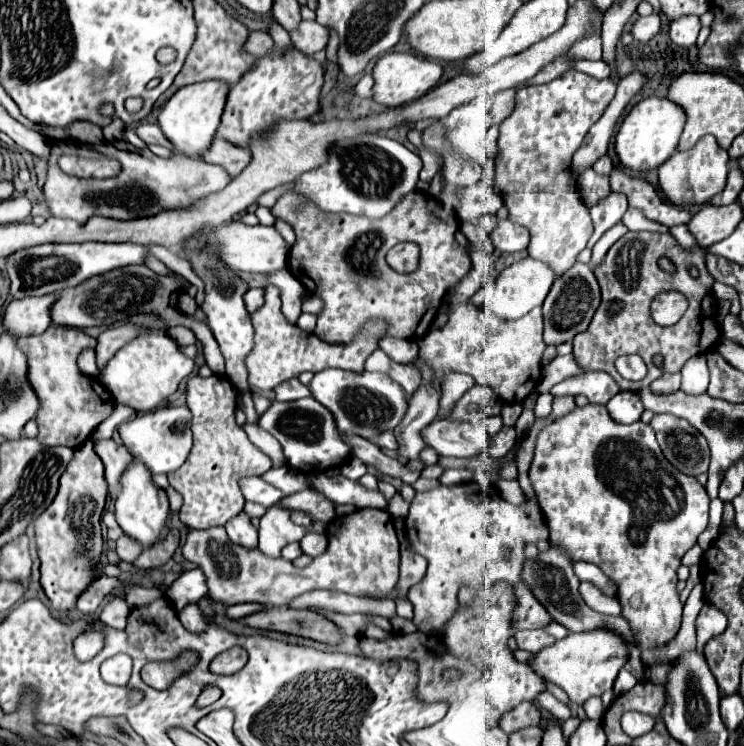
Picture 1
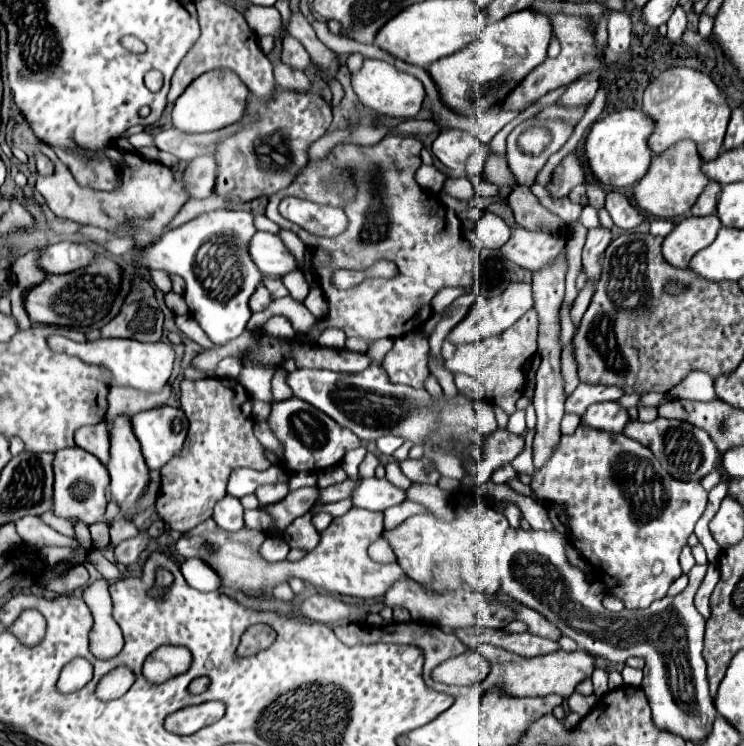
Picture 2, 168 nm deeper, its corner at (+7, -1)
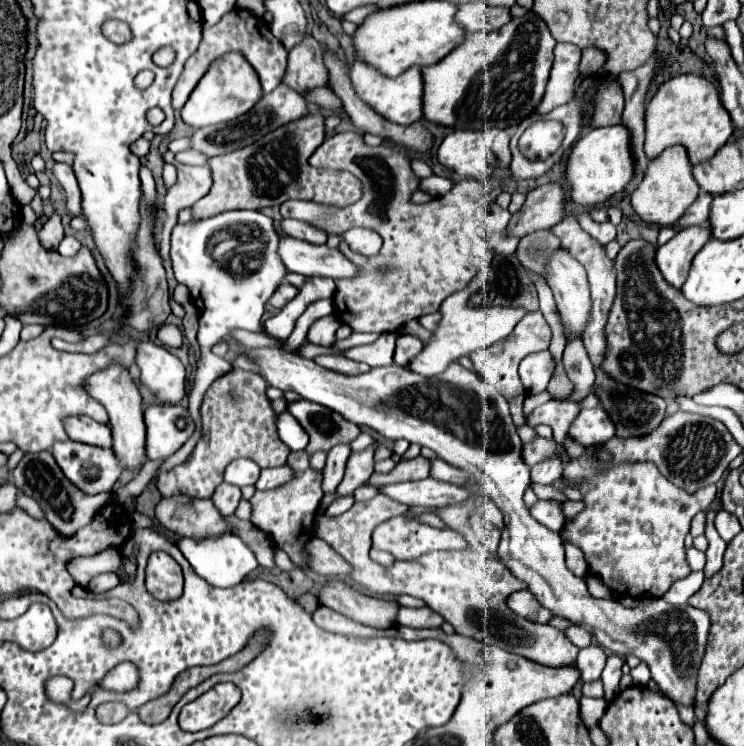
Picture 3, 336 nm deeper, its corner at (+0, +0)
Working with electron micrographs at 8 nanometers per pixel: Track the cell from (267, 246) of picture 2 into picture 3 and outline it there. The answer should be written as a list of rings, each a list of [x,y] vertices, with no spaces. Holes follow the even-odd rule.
[[[291,236],[279,238],[279,258],[289,272],[303,276],[327,276],[327,278],[347,278],[355,276],[355,266],[337,250],[329,246],[309,244]]]

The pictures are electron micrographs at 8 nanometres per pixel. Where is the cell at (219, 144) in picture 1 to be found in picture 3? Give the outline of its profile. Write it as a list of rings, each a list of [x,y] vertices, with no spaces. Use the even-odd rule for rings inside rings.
[[[177,164],[177,182],[171,186],[171,190],[165,196],[165,218],[161,231],[161,258],[165,262],[170,260],[171,233],[177,226],[177,214],[183,208],[191,208],[197,200],[209,194],[213,178],[211,178],[211,168],[205,166],[187,166],[187,164]]]

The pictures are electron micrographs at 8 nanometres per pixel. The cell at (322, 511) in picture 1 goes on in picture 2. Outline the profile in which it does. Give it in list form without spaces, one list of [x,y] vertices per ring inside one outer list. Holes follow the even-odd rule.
[[[346,479],[338,485],[320,489],[320,499],[324,503],[334,503],[334,501],[340,501],[340,499],[348,499],[352,495],[352,487],[356,487],[356,479]]]

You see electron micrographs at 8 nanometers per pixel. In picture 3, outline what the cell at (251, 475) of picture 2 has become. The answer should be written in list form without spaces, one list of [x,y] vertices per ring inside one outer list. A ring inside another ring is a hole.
[[[241,458],[241,460],[231,462],[231,466],[227,466],[225,482],[233,484],[233,486],[239,486],[239,488],[253,486],[259,478],[259,472],[261,472],[261,468],[255,462],[251,462],[247,458]]]

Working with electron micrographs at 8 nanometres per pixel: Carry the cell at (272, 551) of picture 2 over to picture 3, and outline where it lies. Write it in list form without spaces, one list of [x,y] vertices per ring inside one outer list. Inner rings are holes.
[[[227,536],[227,538],[215,538],[215,542],[191,542],[189,538],[181,538],[177,542],[183,556],[189,560],[193,570],[211,586],[215,588],[233,588],[243,582],[243,578],[253,572],[259,564],[255,558],[255,552],[239,538],[239,536]]]

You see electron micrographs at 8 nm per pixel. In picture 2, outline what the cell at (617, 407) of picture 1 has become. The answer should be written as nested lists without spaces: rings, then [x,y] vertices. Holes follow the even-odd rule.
[[[614,401],[606,403],[596,403],[588,407],[588,411],[580,417],[582,425],[588,425],[598,431],[608,431],[608,433],[620,433],[624,425],[628,423],[628,413],[624,407],[620,407]]]

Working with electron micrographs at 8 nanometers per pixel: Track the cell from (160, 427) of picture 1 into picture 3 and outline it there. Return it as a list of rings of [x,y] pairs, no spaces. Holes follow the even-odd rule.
[[[153,404],[145,410],[147,458],[165,460],[175,454],[195,432],[189,410],[181,404]],[[181,418],[181,428],[177,420]]]

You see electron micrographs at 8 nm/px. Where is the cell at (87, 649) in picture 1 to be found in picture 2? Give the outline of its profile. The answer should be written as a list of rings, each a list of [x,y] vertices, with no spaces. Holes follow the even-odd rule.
[[[72,659],[64,669],[60,683],[88,683],[92,679],[92,665],[86,659]]]

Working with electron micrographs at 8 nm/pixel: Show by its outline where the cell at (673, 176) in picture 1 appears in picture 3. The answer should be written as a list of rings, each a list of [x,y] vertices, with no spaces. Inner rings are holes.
[[[671,146],[663,150],[657,158],[649,160],[641,184],[631,194],[633,210],[645,220],[661,226],[675,226],[685,210],[695,202],[699,194],[699,184],[691,172],[691,160],[685,146]]]

